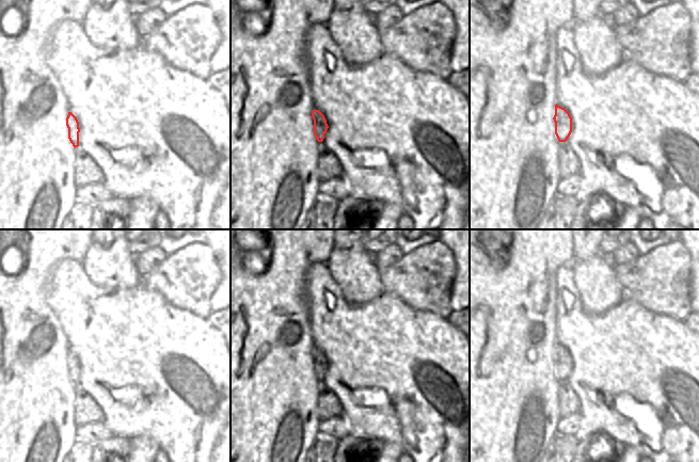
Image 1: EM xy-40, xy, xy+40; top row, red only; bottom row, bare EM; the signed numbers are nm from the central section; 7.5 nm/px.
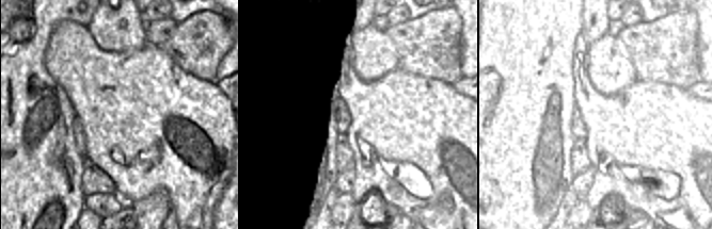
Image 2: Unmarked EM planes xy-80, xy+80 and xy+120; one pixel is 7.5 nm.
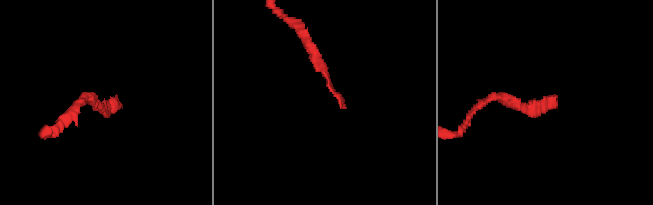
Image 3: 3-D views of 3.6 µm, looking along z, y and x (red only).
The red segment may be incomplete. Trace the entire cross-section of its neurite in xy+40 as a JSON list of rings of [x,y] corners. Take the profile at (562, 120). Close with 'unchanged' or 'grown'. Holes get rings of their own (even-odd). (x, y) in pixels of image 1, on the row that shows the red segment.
[[[555,105],[555,134],[559,142],[566,142],[572,132],[572,117],[562,107]]]; unchanged

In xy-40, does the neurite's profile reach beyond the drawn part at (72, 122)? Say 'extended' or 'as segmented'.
as segmented

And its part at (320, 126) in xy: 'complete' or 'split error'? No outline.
complete

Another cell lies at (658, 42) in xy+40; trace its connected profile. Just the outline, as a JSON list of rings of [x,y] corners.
[[[681,1],[656,7],[629,25],[615,27],[615,32],[624,58],[648,71],[667,76],[680,82],[685,82],[692,74],[689,66],[692,17]]]

